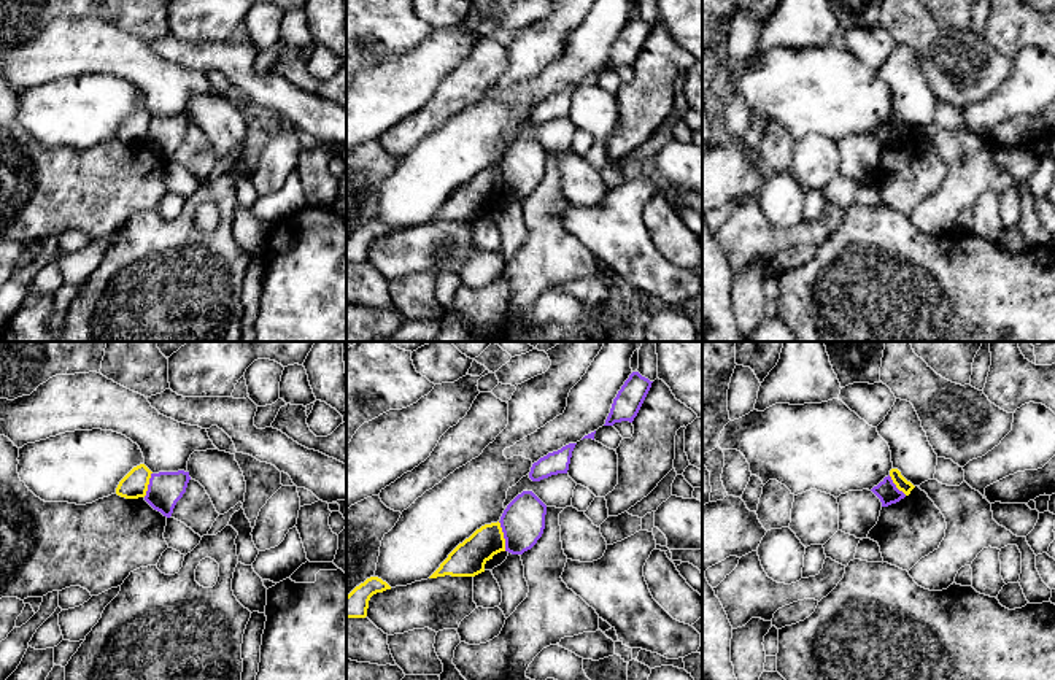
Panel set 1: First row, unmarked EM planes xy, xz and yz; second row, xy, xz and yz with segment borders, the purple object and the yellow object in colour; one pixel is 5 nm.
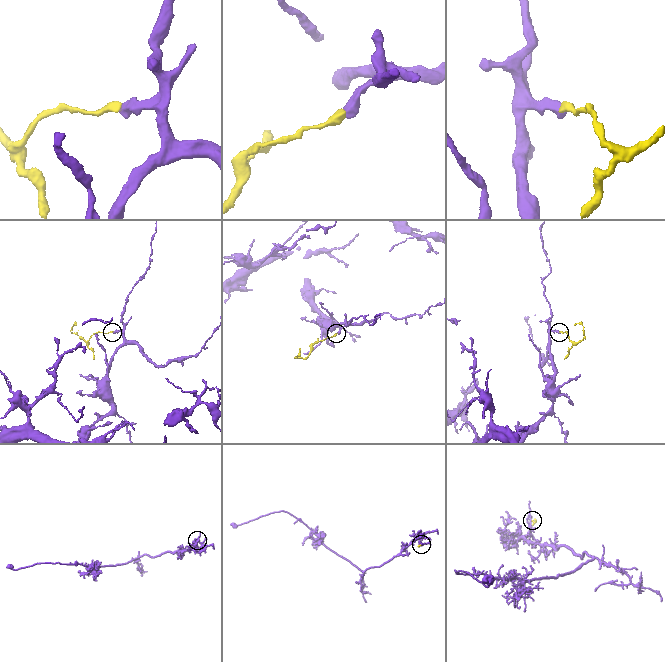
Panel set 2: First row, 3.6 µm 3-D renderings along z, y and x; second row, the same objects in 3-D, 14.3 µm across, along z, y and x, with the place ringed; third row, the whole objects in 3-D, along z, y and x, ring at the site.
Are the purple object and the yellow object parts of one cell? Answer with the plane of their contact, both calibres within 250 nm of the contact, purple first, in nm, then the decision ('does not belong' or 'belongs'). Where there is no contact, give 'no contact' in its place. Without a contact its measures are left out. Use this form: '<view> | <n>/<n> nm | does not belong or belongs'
xz | 220/180 nm | does not belong

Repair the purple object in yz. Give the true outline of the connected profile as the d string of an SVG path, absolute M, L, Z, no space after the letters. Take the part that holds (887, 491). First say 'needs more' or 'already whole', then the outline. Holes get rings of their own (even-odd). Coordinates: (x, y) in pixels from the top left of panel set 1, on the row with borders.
already whole | M890 475L885 477L871 491L880 499L882 507L888 507L906 497L906 494L896 488Z

